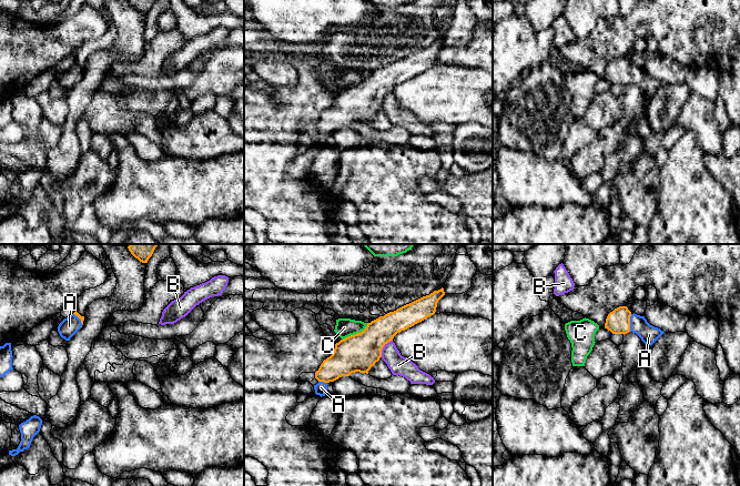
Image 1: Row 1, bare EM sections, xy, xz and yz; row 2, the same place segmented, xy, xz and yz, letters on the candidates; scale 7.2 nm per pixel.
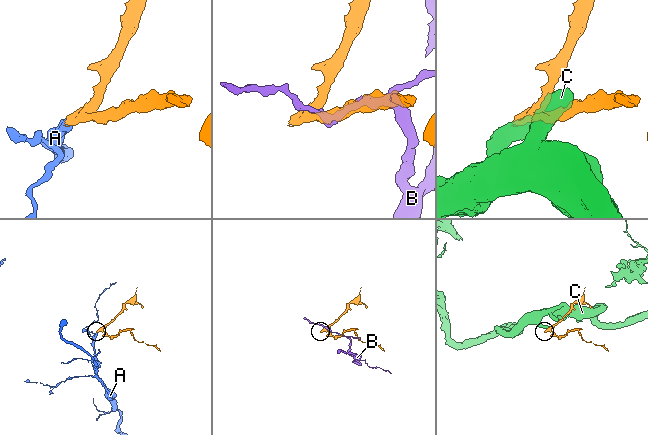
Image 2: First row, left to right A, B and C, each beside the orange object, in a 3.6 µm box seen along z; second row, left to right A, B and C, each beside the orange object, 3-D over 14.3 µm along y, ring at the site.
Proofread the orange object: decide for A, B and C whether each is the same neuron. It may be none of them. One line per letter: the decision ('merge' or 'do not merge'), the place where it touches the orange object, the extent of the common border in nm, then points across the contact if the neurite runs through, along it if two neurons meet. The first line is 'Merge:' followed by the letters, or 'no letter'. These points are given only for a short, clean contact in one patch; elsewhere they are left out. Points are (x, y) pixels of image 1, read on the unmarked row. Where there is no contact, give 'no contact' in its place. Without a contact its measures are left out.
Merge: A
A: merge; contact yz (629, 74); length 130 nm; way yz (618, 73), (629, 74), (638, 76), (649, 85)
B: do not merge; contact xz (383, 98); length 150 nm; border xz (392, 91), (383, 99), (381, 108)
C: do not merge; contact xz (355, 85); length 220 nm

